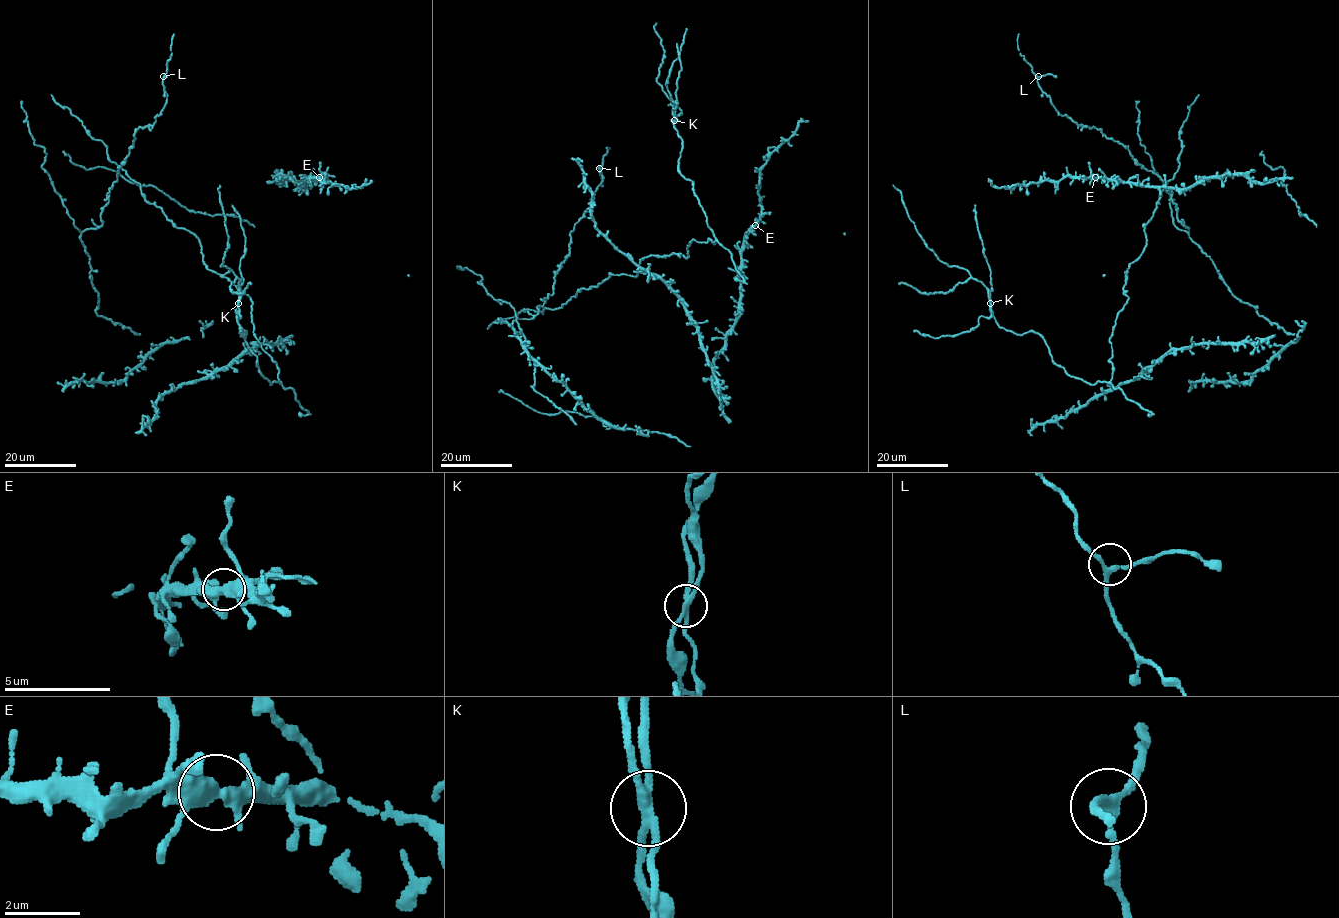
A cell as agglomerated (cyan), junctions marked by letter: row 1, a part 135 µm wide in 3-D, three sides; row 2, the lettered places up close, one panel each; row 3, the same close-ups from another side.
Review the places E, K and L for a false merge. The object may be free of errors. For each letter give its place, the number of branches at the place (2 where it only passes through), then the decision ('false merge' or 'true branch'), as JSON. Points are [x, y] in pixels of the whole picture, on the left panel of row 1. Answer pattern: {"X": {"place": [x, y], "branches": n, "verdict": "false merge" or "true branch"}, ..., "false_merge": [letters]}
{"E": {"place": [319, 177], "branches": 4, "verdict": "true branch"}, "K": {"place": [238, 303], "branches": 4, "verdict": "false merge"}, "L": {"place": [163, 76], "branches": 3, "verdict": "true branch"}, "false_merge": ["K"]}

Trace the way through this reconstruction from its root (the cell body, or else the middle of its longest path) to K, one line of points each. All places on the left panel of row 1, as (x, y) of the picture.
K: (72, 115), (146, 200), (197, 238), (206, 267), (250, 298), (254, 336), (279, 382), (259, 372), (238, 303)

